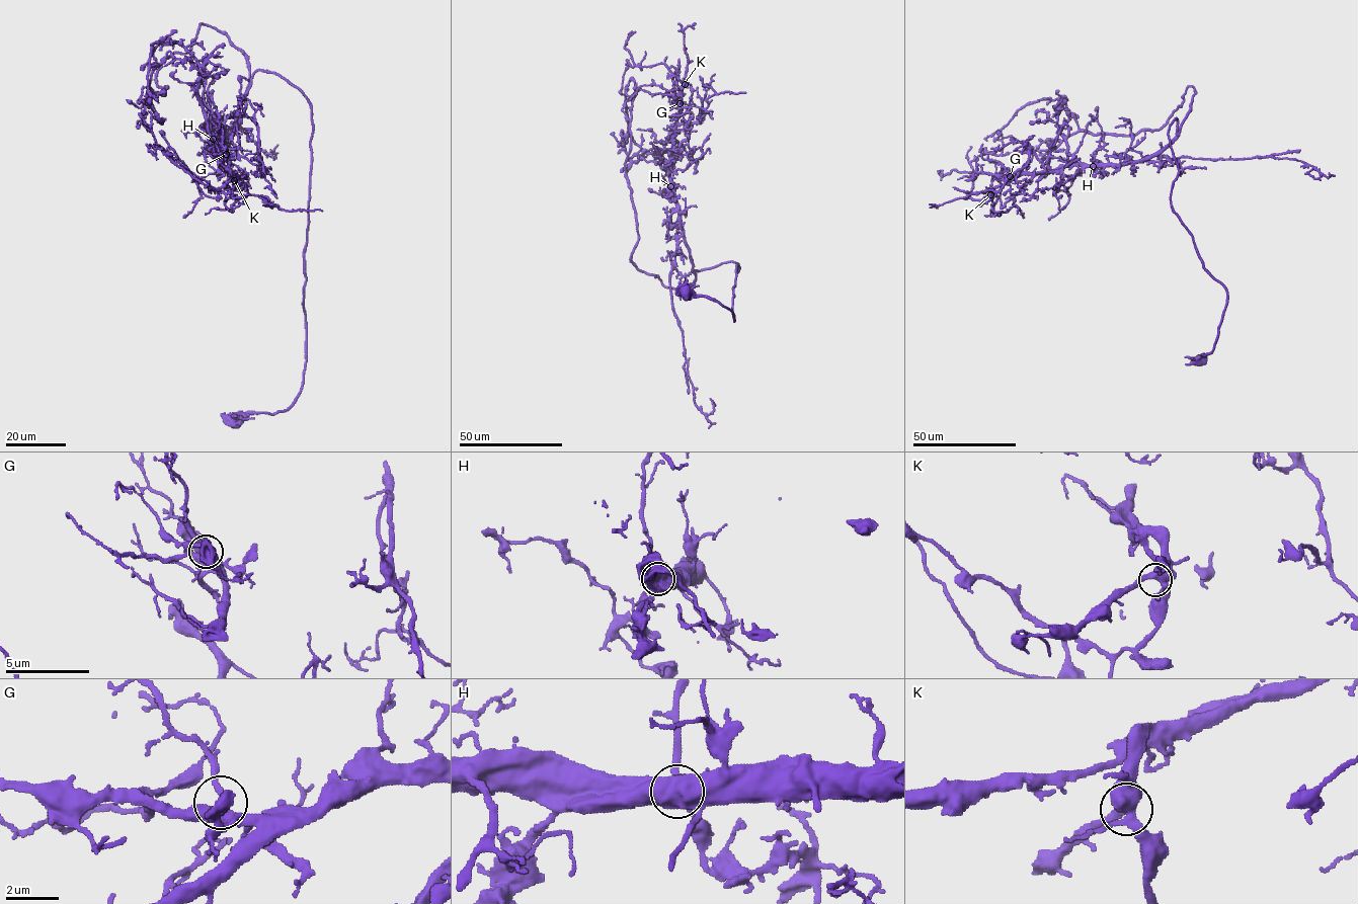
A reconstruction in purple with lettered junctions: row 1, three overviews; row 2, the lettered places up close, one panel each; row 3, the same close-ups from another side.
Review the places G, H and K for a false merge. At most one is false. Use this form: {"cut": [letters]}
{"cut": []}

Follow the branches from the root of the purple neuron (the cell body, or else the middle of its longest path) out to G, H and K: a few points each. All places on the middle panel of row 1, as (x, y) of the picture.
G: (686, 293), (716, 300), (733, 313), (734, 321), (737, 264), (728, 261), (692, 269), (669, 173), (680, 103)
H: (686, 293), (716, 300), (733, 313), (734, 321), (733, 288), (738, 265), (728, 261), (692, 269), (669, 186)
K: (686, 293), (716, 300), (734, 321), (738, 265), (692, 269), (669, 178), (685, 84)

